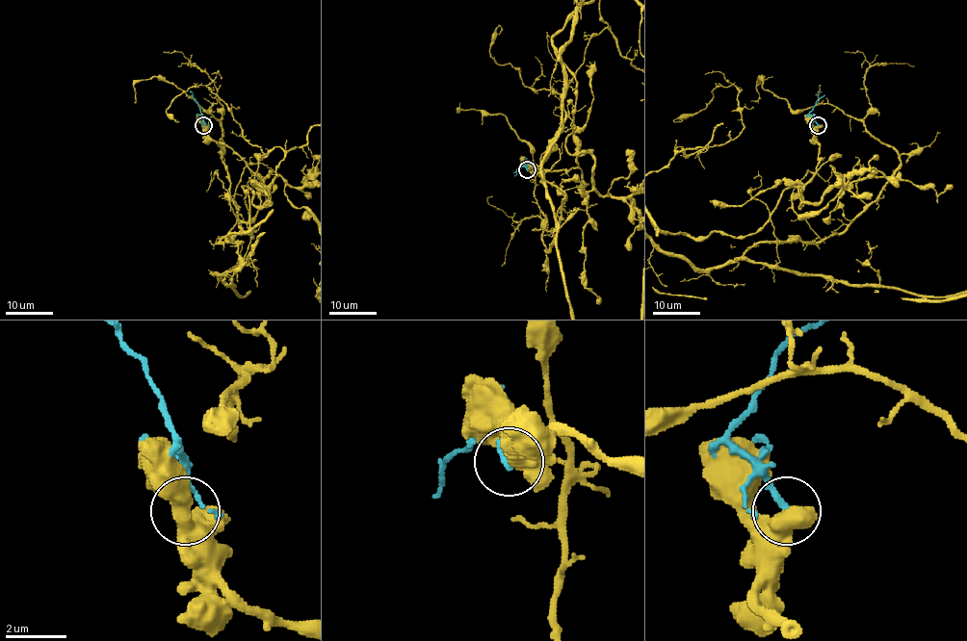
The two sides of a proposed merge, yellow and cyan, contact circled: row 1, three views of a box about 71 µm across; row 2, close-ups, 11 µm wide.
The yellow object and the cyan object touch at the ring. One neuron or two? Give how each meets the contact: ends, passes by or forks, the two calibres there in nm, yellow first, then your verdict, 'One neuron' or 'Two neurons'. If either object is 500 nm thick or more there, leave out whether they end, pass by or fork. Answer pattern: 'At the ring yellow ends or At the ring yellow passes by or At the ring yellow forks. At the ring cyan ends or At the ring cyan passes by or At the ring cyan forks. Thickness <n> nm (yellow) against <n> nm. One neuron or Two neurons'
At the ring yellow forks. At the ring cyan ends. Thickness 460 nm (yellow) against 280 nm. Two neurons

